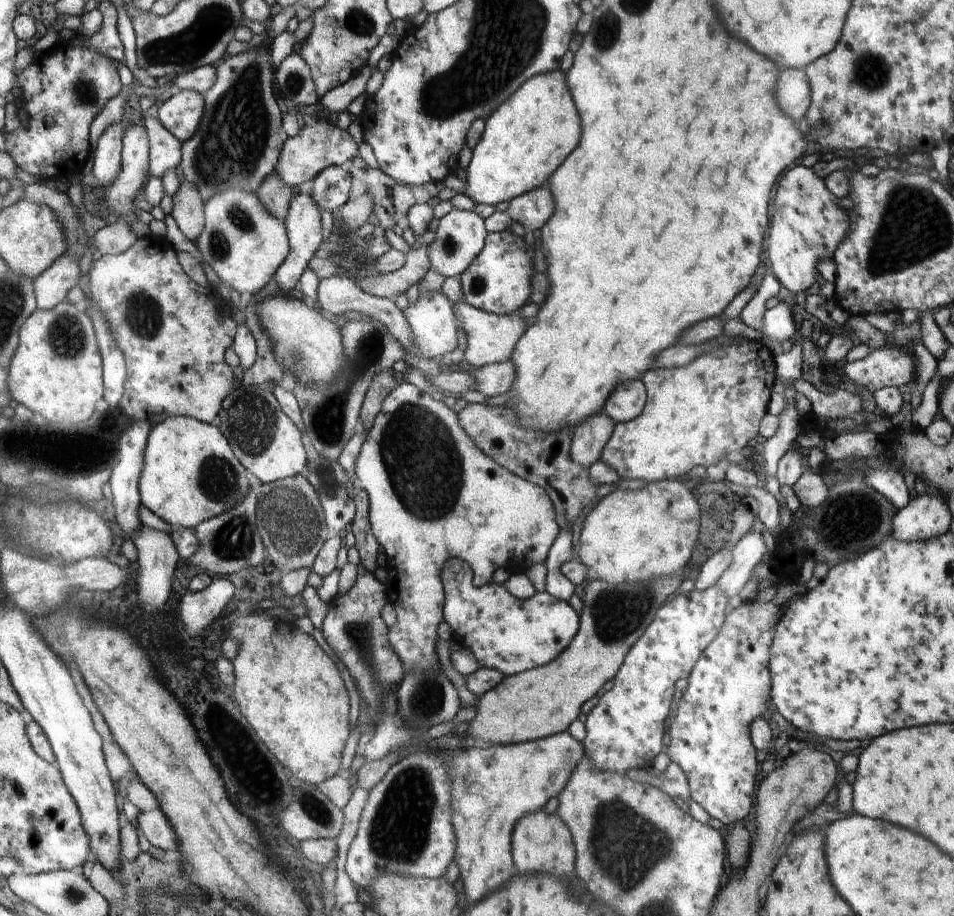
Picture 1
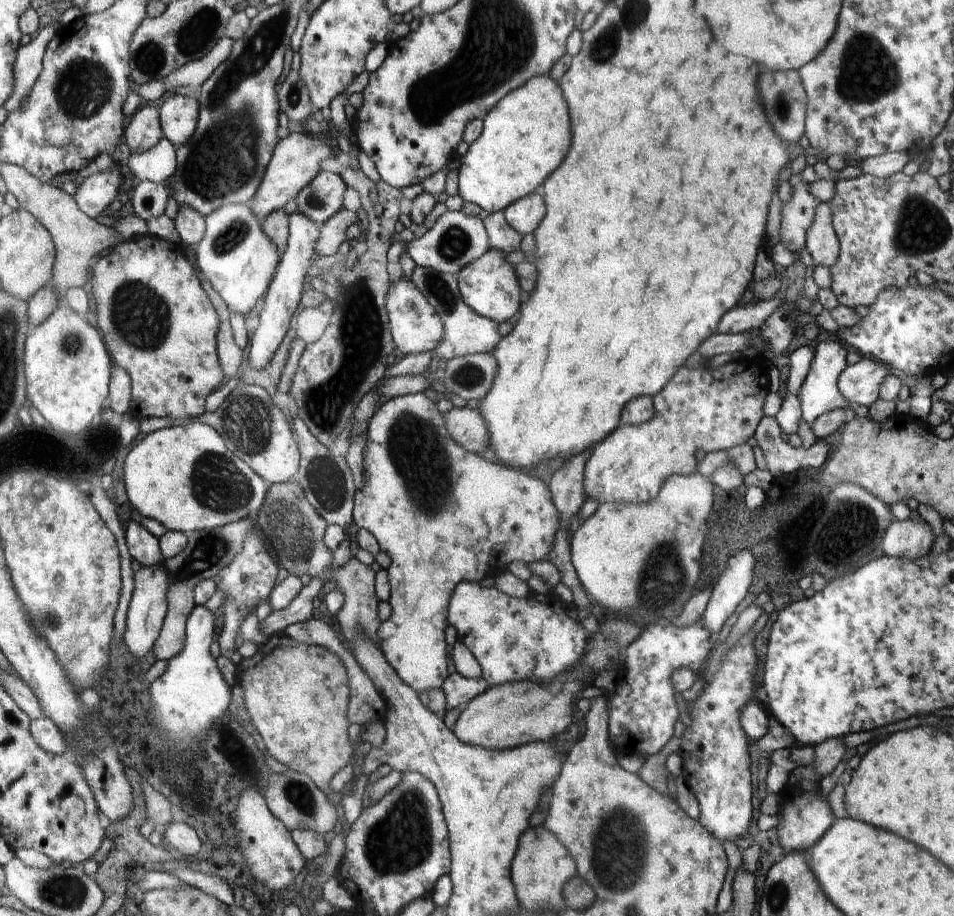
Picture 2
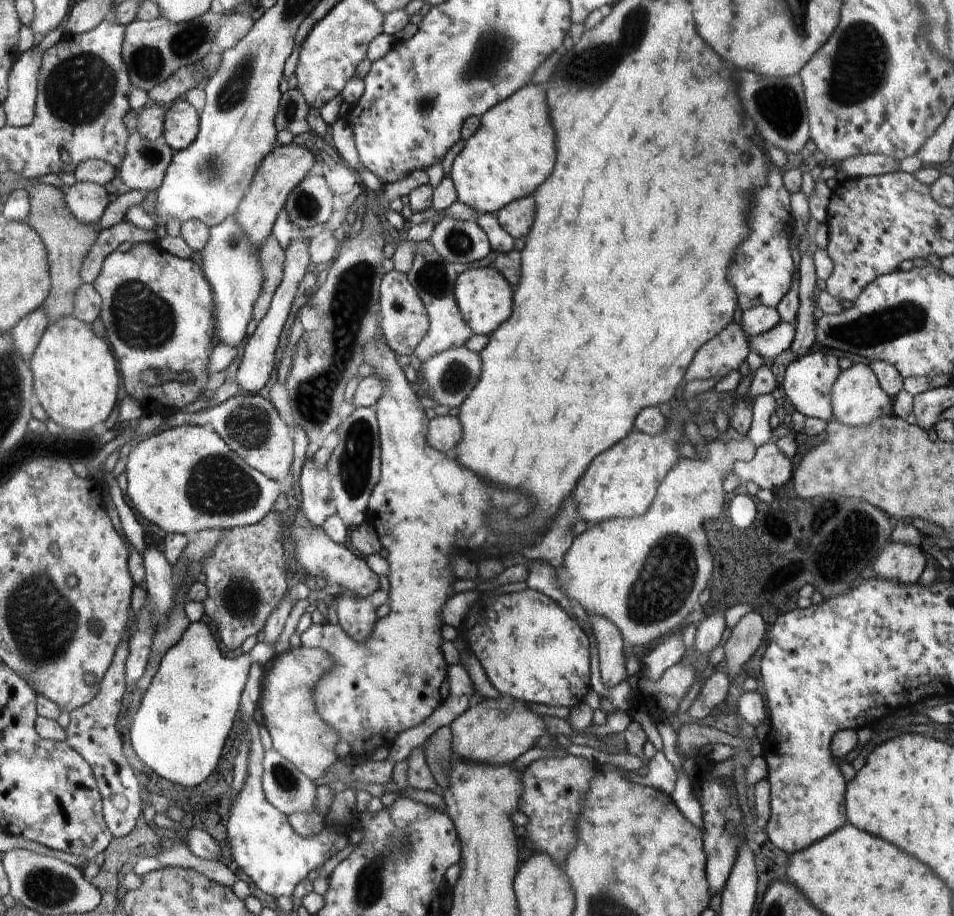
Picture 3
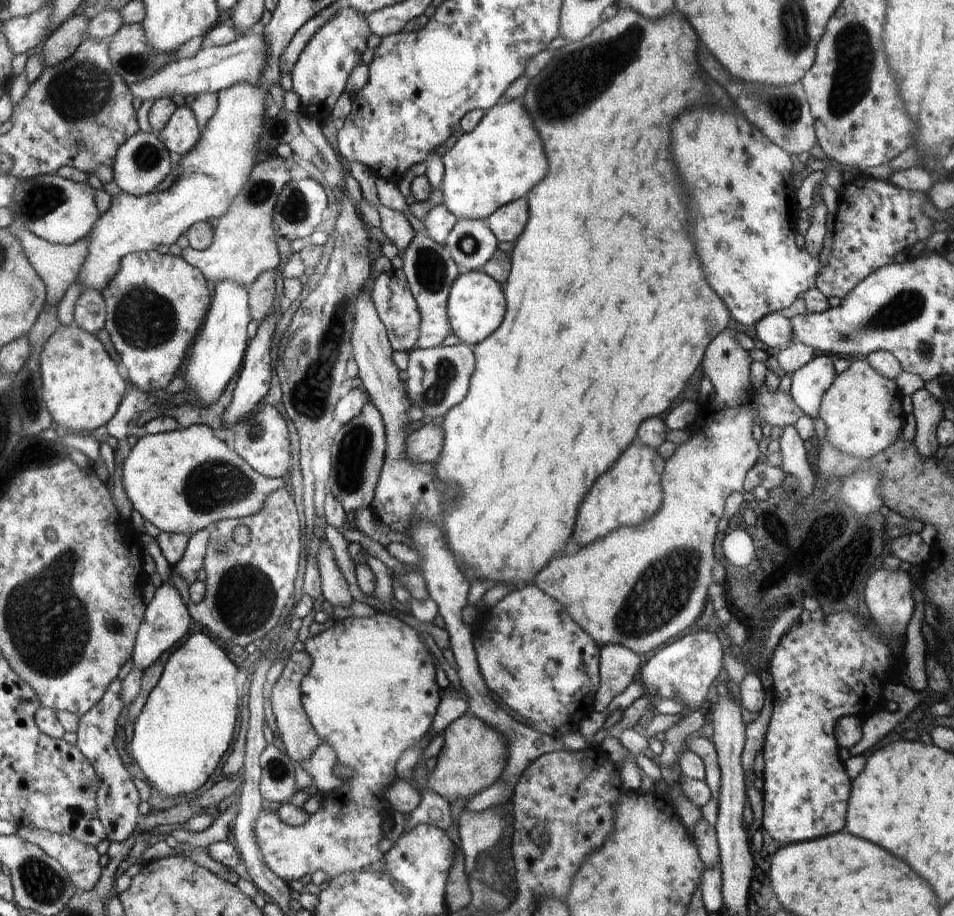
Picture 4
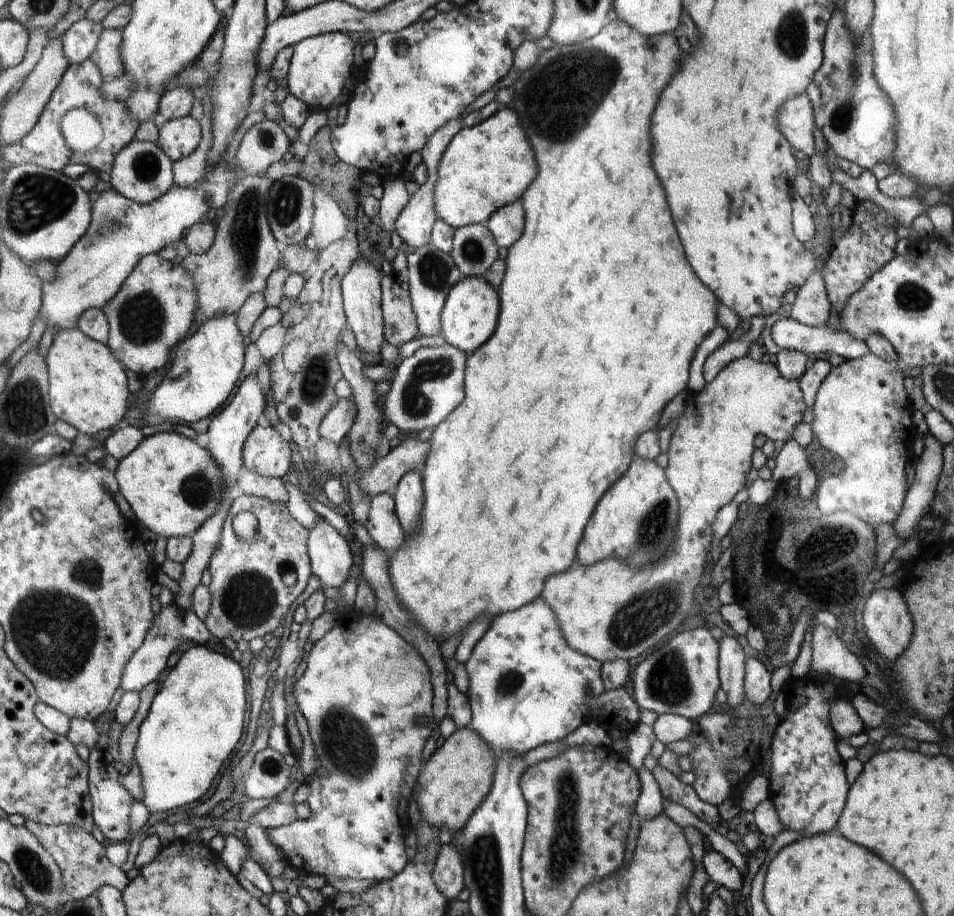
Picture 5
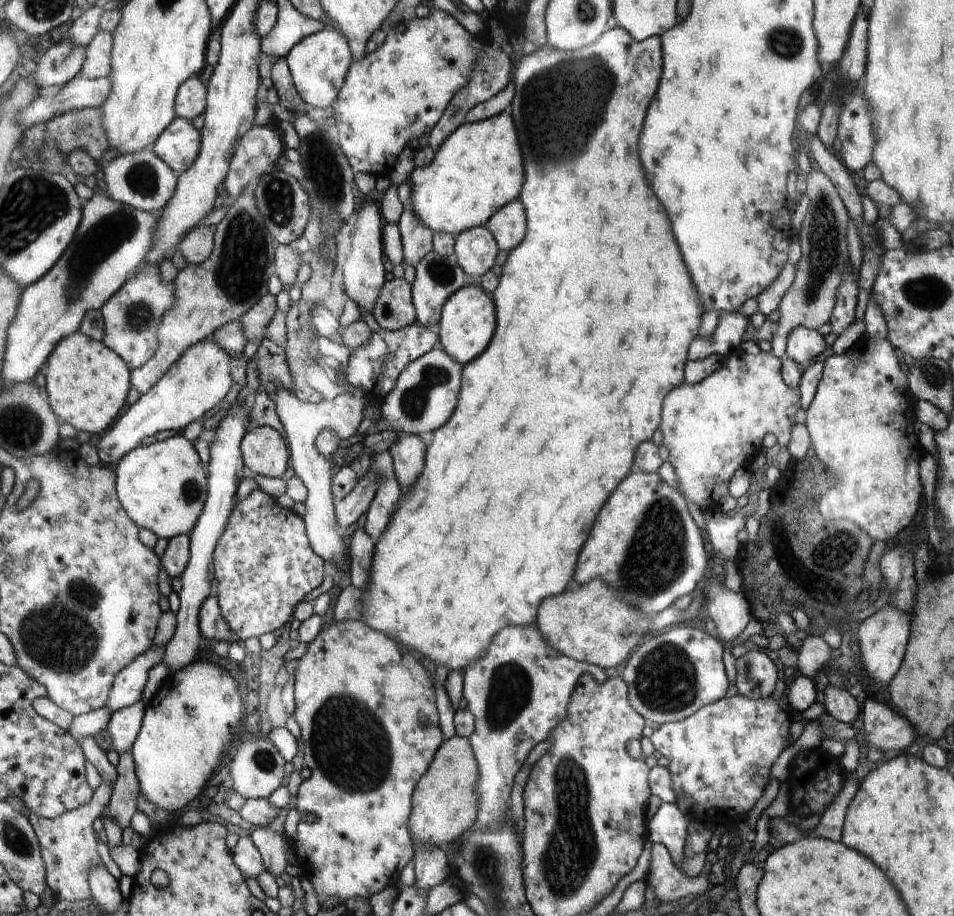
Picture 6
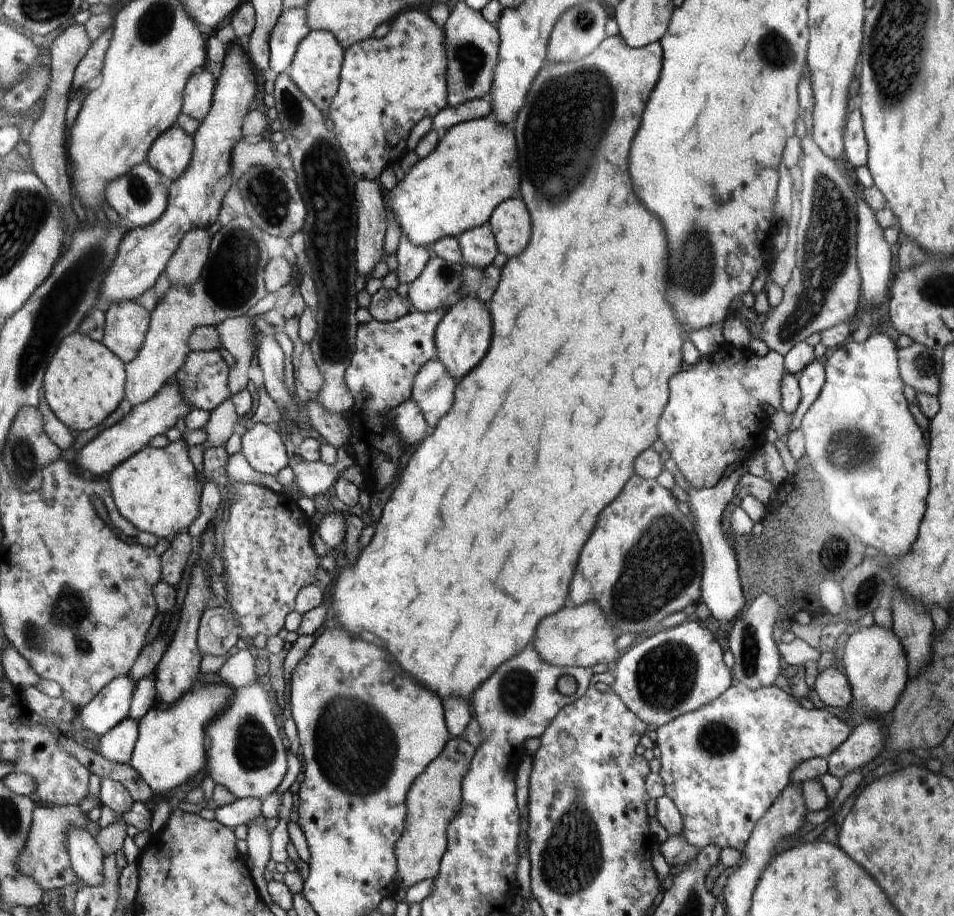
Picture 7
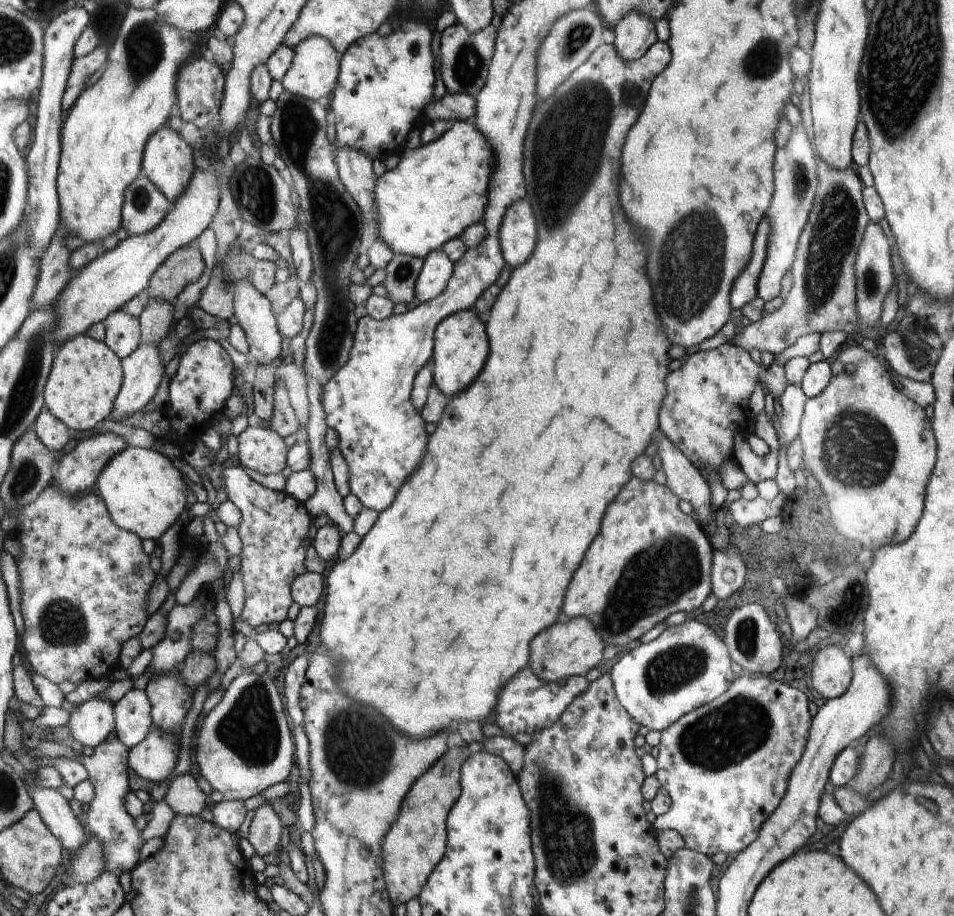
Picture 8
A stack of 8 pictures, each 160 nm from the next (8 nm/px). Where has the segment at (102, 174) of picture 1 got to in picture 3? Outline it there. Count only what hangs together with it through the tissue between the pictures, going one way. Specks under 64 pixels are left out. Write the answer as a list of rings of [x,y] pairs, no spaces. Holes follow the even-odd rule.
[[[76,181],[71,187],[64,189],[65,201],[69,211],[83,223],[98,223],[102,218],[102,214],[105,214],[104,210],[107,210],[108,206],[108,192],[104,185],[96,183],[89,183],[86,181]]]

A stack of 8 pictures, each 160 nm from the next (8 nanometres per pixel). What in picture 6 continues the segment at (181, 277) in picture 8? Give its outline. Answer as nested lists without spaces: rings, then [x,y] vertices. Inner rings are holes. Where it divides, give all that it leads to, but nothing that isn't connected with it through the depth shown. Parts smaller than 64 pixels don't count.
[[[201,225],[190,229],[178,244],[187,264],[197,265],[204,262],[213,251],[213,232],[209,226]]]

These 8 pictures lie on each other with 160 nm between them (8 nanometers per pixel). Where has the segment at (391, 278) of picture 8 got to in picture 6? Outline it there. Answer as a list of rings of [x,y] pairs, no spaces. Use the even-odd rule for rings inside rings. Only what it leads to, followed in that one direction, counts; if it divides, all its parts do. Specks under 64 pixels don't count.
[[[412,203],[403,206],[397,225],[401,232],[403,261],[415,267],[425,254],[433,250],[434,232],[415,215]]]

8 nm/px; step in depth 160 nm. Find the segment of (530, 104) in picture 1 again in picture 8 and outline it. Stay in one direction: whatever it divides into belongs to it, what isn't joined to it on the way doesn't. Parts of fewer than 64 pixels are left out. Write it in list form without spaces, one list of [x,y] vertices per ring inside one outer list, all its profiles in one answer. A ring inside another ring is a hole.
[[[456,120],[438,140],[415,149],[406,149],[400,155],[396,168],[377,178],[375,201],[379,208],[380,237],[394,253],[424,258],[432,251],[442,249],[445,242],[460,237],[470,225],[483,220],[489,203],[489,186],[495,156],[489,140],[466,121]]]

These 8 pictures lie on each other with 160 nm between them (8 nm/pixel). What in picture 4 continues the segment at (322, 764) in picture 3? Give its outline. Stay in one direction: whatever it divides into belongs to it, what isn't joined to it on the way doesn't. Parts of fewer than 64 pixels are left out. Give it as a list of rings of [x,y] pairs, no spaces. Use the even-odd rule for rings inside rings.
[[[291,651],[282,674],[276,684],[274,684],[272,694],[269,697],[274,720],[276,720],[276,726],[278,727],[278,734],[280,735],[280,740],[282,740],[282,746],[284,746],[291,758],[299,763],[305,763],[307,760],[310,760],[313,753],[322,744],[321,738],[315,731],[313,724],[309,720],[309,715],[305,711],[301,696],[301,684],[305,676],[309,674],[313,664],[313,657],[308,651]]]

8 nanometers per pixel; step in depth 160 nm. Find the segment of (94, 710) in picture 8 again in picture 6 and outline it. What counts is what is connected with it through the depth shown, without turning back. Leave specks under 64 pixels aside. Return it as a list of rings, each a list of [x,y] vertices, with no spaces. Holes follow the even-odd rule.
[[[154,645],[122,668],[114,680],[109,700],[105,704],[111,710],[111,714],[141,700],[149,670],[162,663],[164,657],[165,646]]]

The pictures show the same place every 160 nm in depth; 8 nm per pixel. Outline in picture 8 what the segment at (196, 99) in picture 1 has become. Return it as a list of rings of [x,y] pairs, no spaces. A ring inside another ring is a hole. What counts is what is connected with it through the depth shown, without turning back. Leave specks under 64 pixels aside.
[[[169,127],[161,128],[153,135],[145,148],[143,173],[160,189],[167,199],[174,201],[185,192],[192,182],[193,170],[196,169],[192,148]]]

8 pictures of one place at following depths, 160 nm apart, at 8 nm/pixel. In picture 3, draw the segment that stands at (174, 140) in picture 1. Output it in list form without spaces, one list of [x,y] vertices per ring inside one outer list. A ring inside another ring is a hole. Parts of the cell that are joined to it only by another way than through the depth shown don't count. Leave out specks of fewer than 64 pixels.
[[[135,130],[118,168],[122,182],[134,190],[159,189],[172,164],[172,151],[164,138],[148,140]]]

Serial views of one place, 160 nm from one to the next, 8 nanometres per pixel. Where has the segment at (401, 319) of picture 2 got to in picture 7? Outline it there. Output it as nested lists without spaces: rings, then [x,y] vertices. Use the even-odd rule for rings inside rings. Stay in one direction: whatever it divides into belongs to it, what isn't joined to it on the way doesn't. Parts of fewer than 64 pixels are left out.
[[[382,287],[371,295],[368,312],[375,321],[389,323],[410,313],[410,304],[408,296],[399,295],[396,289]]]

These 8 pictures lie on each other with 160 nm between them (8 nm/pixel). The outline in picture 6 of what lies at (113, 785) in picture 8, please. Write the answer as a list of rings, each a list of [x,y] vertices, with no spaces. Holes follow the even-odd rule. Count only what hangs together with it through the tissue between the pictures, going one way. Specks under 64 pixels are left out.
[[[142,700],[121,708],[111,714],[107,730],[113,740],[113,749],[118,753],[132,748],[141,730],[146,703]]]

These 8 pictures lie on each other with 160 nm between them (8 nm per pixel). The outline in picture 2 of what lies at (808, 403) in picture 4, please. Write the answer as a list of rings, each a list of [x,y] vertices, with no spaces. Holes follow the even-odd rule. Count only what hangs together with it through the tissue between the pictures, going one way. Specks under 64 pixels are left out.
[[[834,339],[823,341],[815,348],[815,355],[813,356],[810,372],[806,375],[804,384],[800,387],[798,394],[802,416],[811,426],[811,429],[818,416],[832,410],[833,408],[849,408],[857,414],[858,418],[870,418],[868,407],[860,406],[860,404],[856,404],[855,402],[848,402],[848,400],[842,396],[842,393],[839,391],[837,385],[837,380],[840,373],[848,365],[848,350],[849,348],[841,341],[836,341]]]

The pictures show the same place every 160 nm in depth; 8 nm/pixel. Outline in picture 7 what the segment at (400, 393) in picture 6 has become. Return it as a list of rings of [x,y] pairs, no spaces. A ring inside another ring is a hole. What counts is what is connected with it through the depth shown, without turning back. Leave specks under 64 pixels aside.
[[[438,357],[425,362],[414,376],[412,399],[418,405],[426,424],[434,428],[452,408],[457,381]]]

